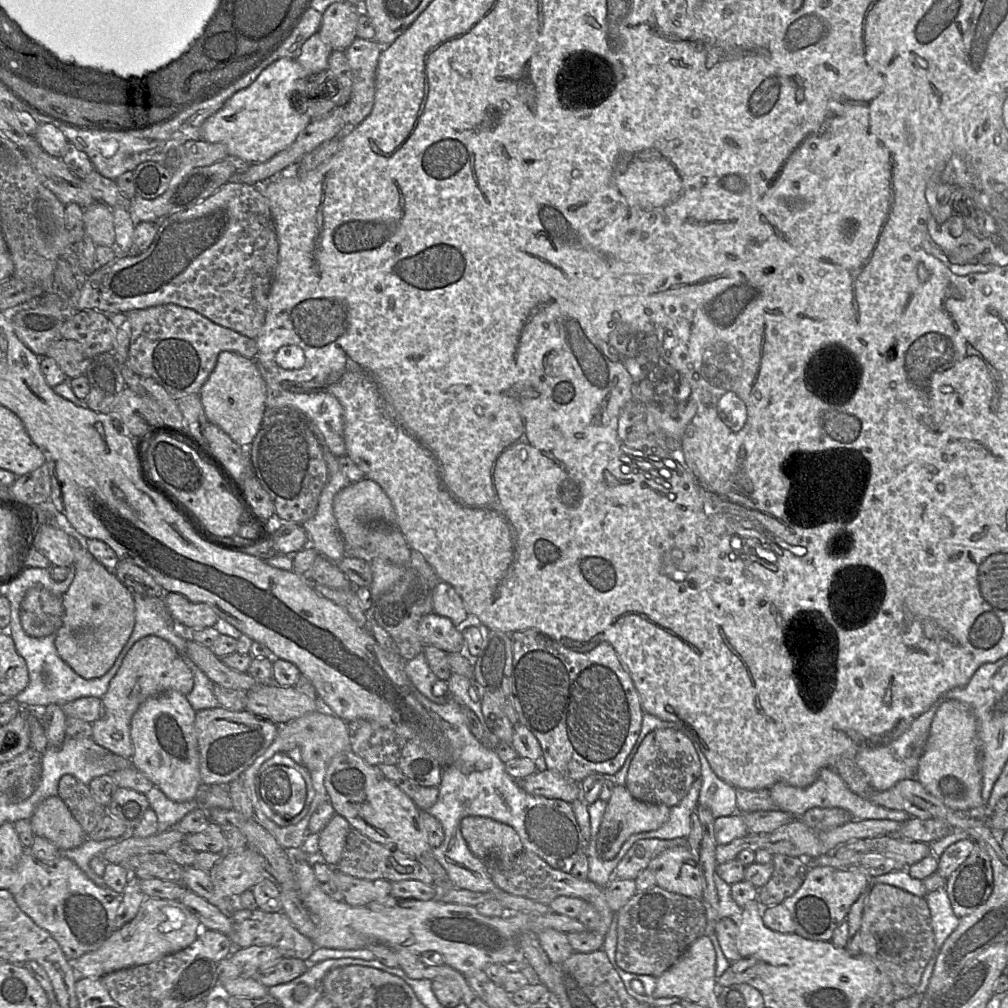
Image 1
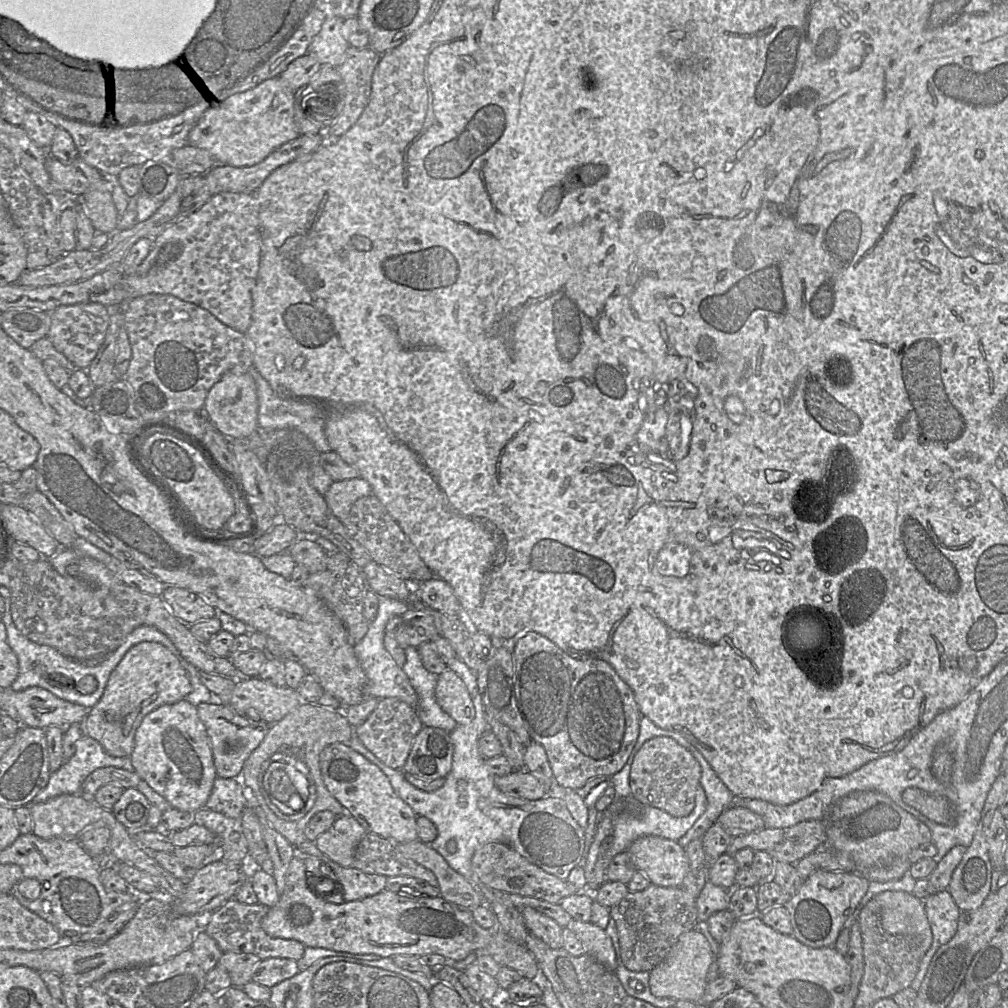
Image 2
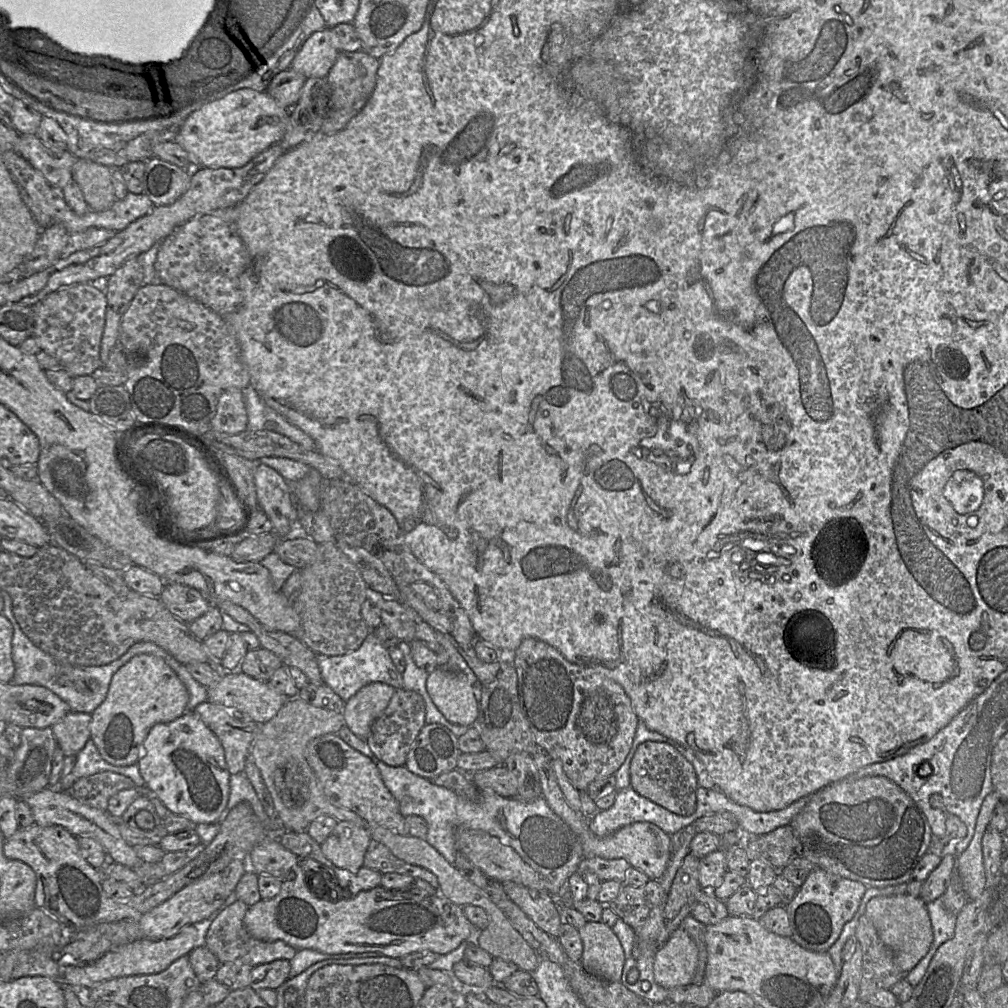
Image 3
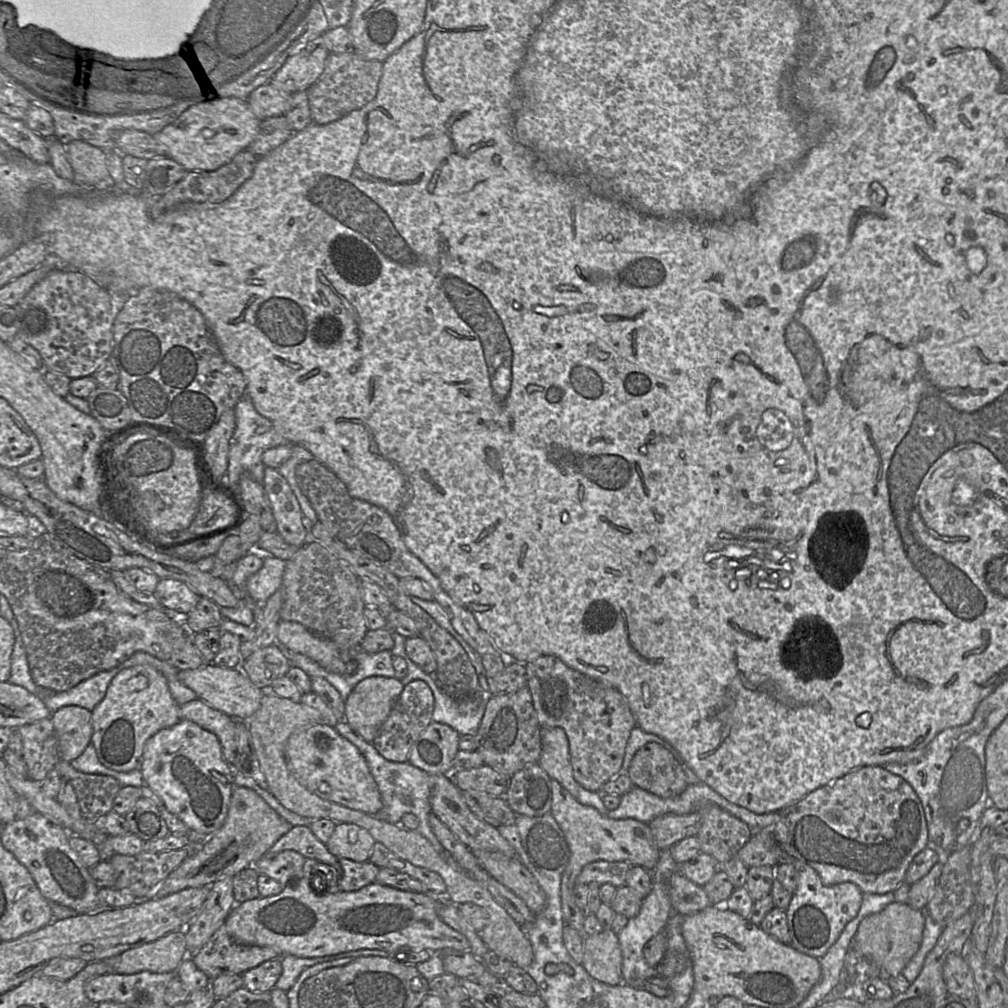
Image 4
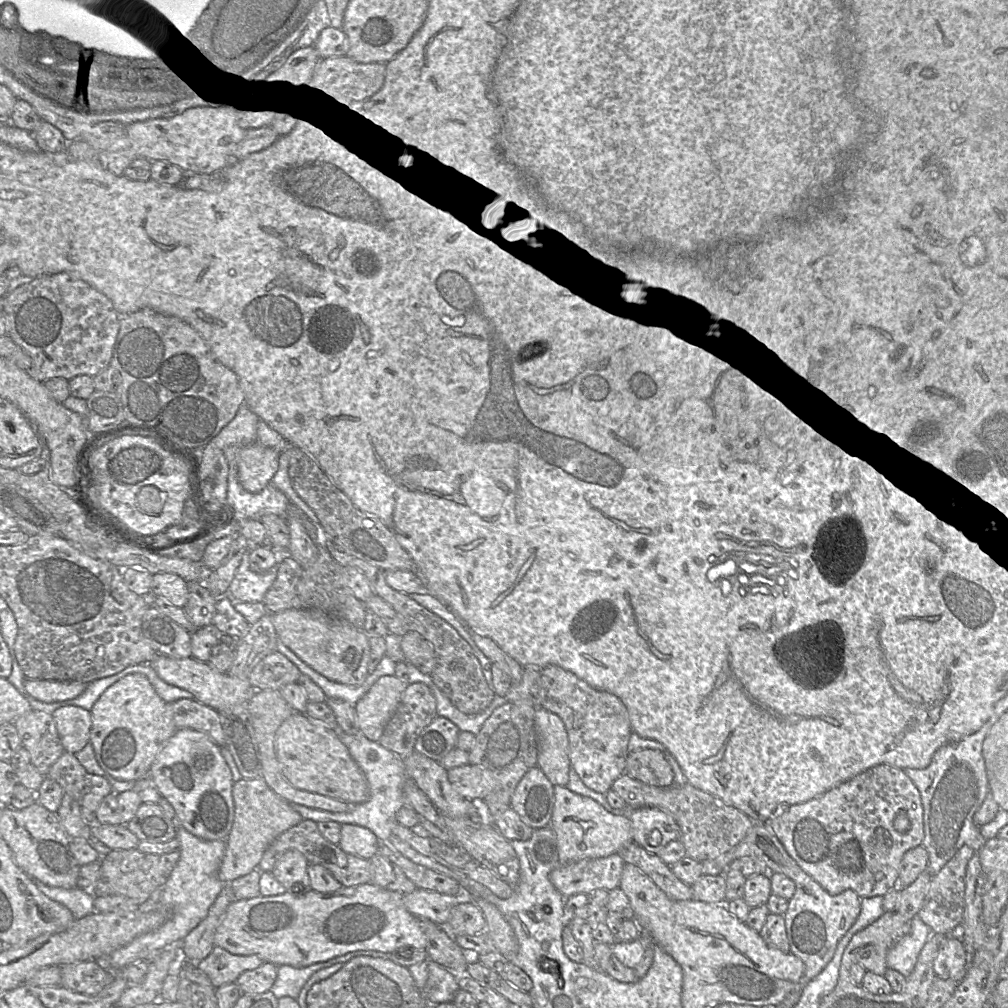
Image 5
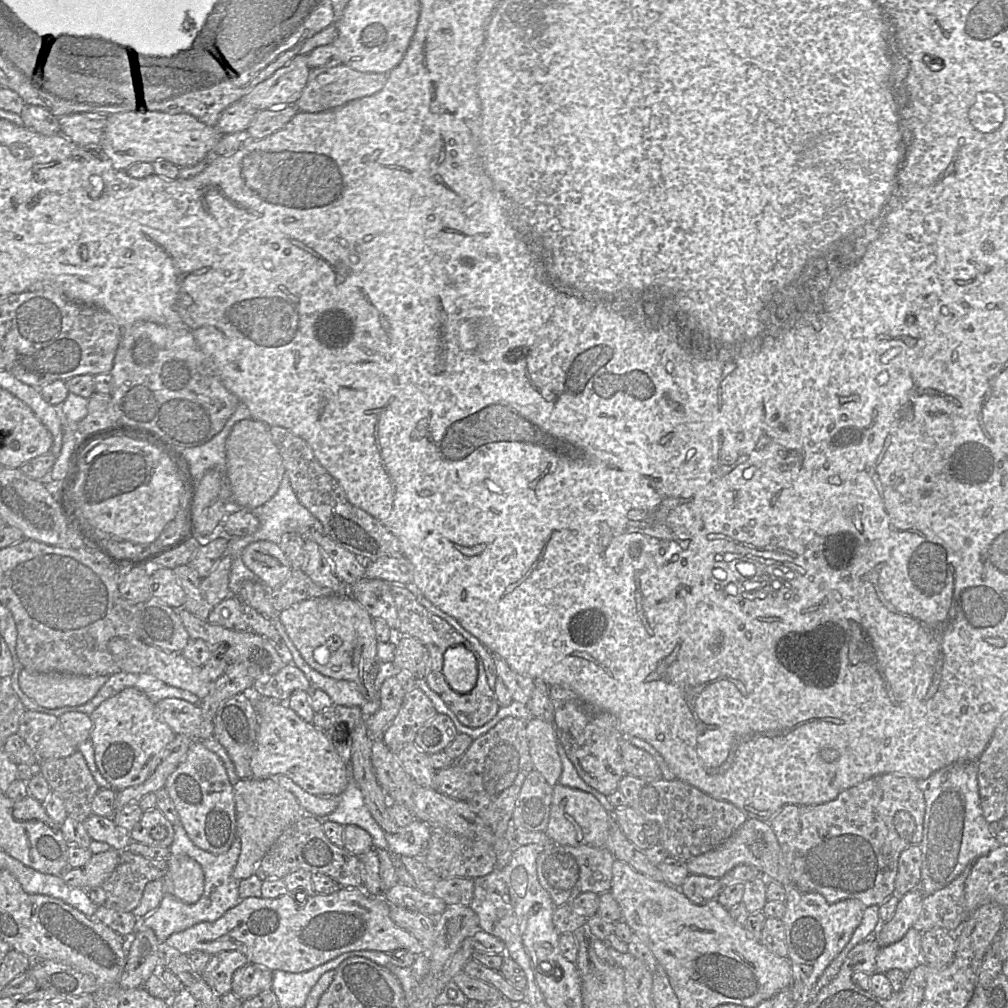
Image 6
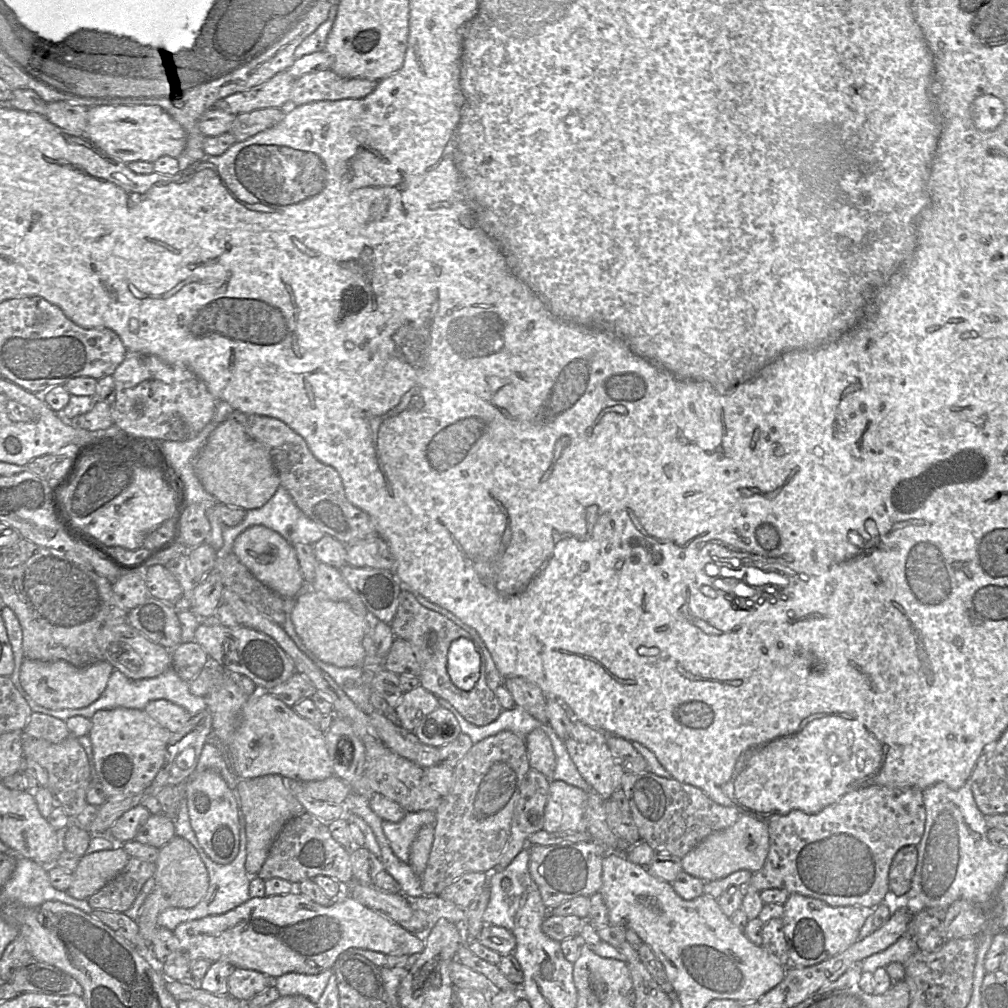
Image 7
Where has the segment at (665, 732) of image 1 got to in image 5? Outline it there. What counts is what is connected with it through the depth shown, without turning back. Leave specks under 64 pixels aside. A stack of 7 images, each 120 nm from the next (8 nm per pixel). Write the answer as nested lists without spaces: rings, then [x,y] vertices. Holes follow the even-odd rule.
[[[647,748],[629,752],[625,773],[651,786],[670,786],[674,782],[674,773],[669,762],[657,749]]]

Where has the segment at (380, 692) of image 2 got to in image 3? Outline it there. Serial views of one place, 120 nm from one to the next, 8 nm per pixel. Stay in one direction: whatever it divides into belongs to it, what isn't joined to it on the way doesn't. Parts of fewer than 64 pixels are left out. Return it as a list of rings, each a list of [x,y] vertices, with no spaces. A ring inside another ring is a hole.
[[[371,631],[359,649],[338,656],[317,655],[320,674],[326,685],[346,703],[361,688],[372,683],[382,682],[394,687],[403,688],[403,675],[396,669],[386,649]]]

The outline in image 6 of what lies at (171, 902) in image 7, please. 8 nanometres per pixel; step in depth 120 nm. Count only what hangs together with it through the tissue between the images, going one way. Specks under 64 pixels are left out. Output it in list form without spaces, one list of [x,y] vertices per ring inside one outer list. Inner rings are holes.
[[[170,854],[167,860],[166,876],[170,878],[174,896],[187,904],[196,903],[203,895],[205,886],[201,865],[185,854]],[[152,929],[137,932],[127,943],[127,958],[120,986],[123,989],[135,989],[144,986],[152,974],[161,978],[164,971],[162,950],[163,945]]]

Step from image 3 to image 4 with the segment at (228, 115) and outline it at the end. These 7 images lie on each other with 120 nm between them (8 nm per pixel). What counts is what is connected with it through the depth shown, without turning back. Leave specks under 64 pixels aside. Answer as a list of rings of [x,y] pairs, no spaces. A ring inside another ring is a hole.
[[[219,97],[194,103],[153,137],[166,146],[167,157],[181,164],[186,171],[214,171],[228,164],[235,155],[245,150],[258,135],[259,127],[260,120],[253,113],[247,100]]]

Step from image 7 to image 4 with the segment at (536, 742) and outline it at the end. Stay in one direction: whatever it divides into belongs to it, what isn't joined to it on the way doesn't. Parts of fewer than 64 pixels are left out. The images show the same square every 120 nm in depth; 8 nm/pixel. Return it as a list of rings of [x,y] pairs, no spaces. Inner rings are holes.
[[[560,727],[542,728],[542,751],[539,765],[551,779],[557,780],[577,799],[579,783],[573,777],[570,762],[569,742],[564,729]]]

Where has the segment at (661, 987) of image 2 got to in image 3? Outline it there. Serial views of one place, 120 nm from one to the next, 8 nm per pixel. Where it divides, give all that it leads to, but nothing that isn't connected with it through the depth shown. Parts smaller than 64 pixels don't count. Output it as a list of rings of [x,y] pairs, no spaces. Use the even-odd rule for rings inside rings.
[[[680,926],[655,955],[655,981],[667,990],[691,985],[697,965],[697,945]]]

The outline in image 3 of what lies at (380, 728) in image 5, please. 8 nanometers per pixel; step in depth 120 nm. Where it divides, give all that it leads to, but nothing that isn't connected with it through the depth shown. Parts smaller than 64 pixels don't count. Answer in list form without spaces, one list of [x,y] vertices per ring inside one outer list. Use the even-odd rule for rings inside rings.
[[[372,682],[361,688],[344,706],[346,726],[366,740],[374,721],[382,715],[396,689],[382,682]]]

